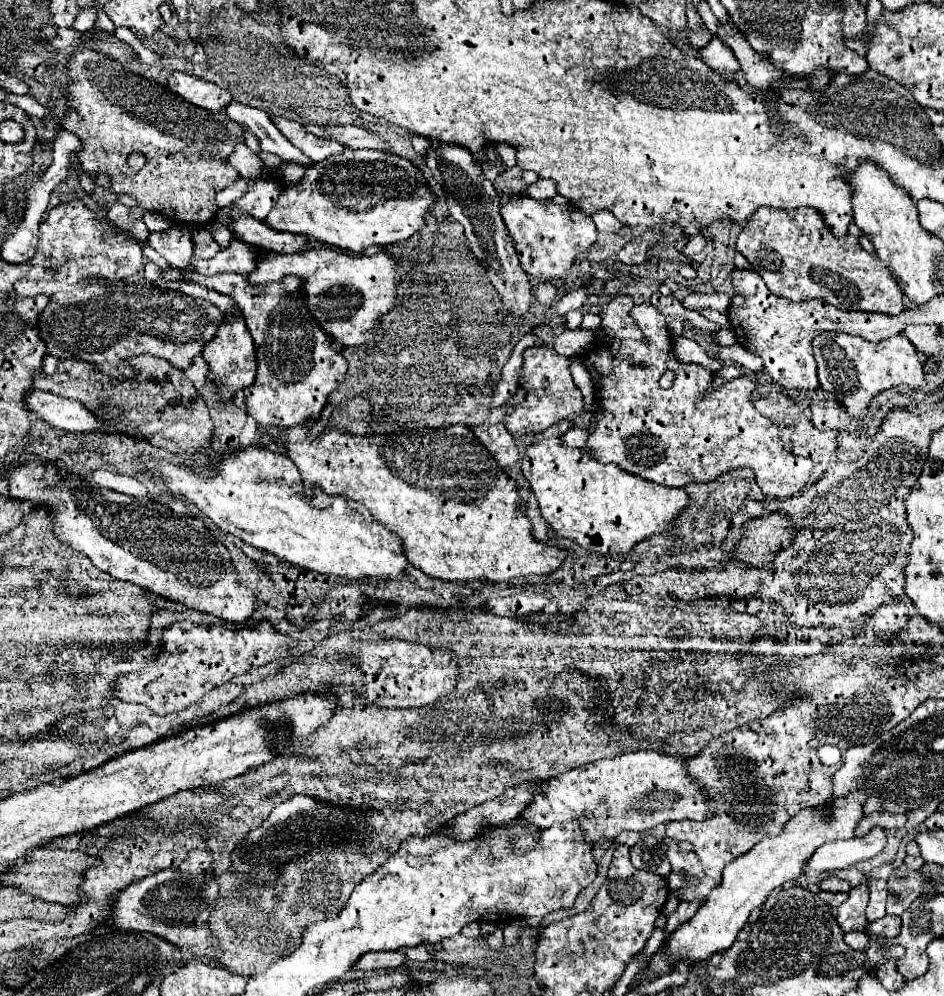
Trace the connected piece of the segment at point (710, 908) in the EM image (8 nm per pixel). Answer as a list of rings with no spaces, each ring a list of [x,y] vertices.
[[[865,789],[861,793],[841,797],[841,801],[835,801],[833,805],[833,821],[821,821],[821,817],[817,817],[817,809],[803,809],[785,825],[781,835],[767,837],[749,853],[731,861],[723,871],[723,883],[711,891],[709,899],[699,907],[695,917],[681,925],[681,929],[677,929],[673,937],[663,943],[663,947],[653,955],[649,969],[653,969],[653,973],[657,975],[665,975],[679,959],[701,961],[713,953],[729,949],[729,945],[733,945],[733,941],[737,939],[739,929],[743,929],[743,925],[747,923],[749,913],[767,899],[769,891],[781,887],[787,881],[795,881],[801,875],[801,865],[813,855],[813,851],[817,851],[817,847],[837,839],[853,837],[857,823],[863,819],[863,803]]]

